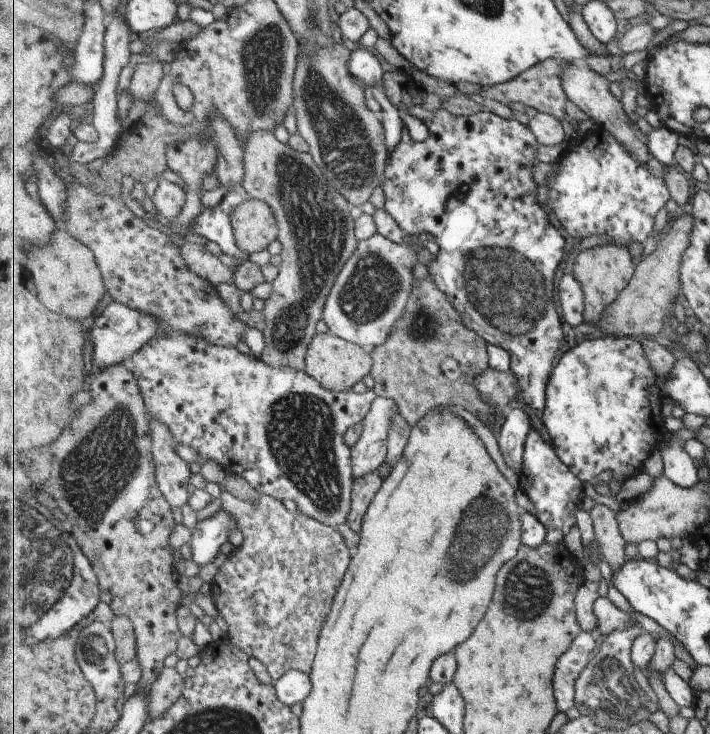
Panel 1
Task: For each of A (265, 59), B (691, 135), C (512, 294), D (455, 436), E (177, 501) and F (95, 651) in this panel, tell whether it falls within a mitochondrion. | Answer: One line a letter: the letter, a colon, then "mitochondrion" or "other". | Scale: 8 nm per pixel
A: mitochondrion
B: other
C: mitochondrion
D: other
E: other
F: mitochondrion

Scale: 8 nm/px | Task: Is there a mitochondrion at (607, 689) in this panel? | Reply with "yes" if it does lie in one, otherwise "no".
yes

